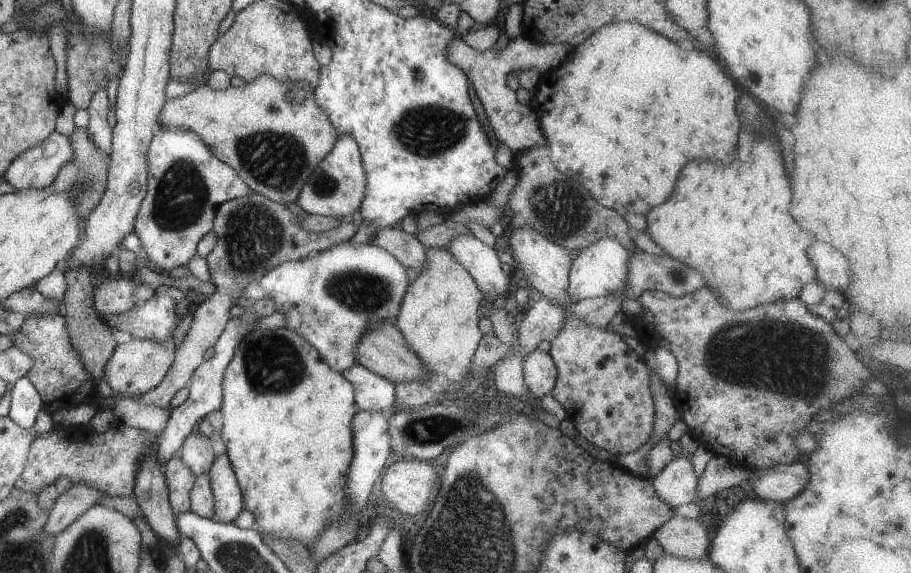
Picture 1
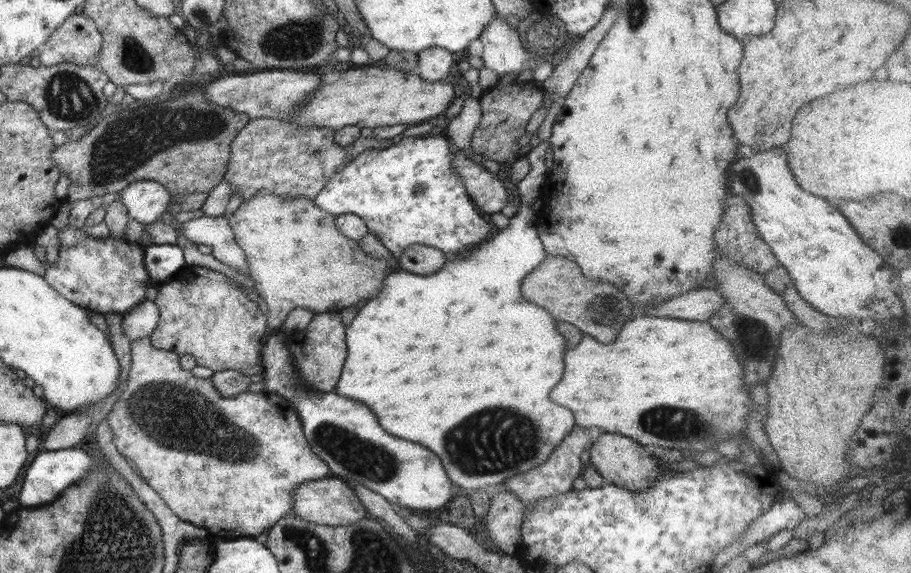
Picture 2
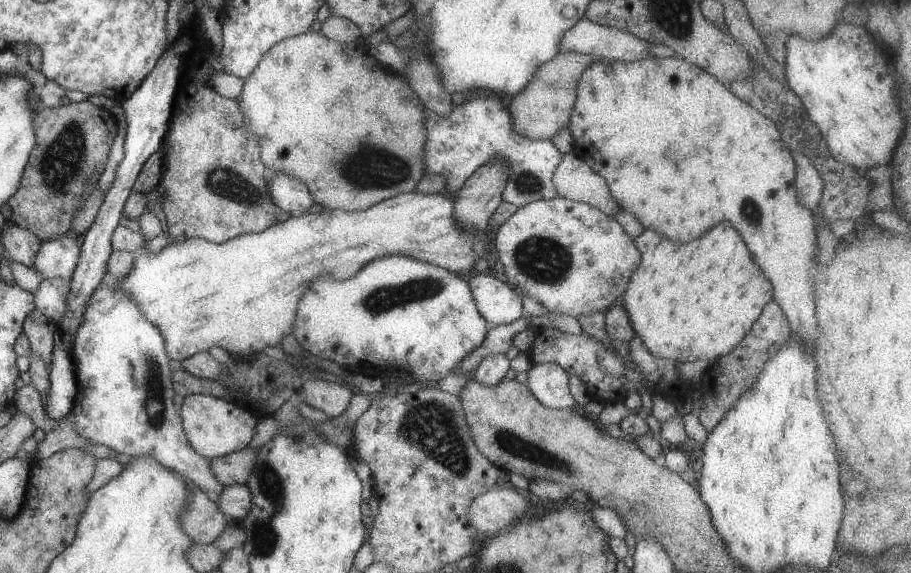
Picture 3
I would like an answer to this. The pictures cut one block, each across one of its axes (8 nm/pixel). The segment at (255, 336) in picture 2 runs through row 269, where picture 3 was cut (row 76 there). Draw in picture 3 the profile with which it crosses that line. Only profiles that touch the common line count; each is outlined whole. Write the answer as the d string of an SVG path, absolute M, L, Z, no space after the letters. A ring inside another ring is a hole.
M199 32L198 35L193 35L190 39L192 40L192 51L189 55L185 70L179 72L176 95L173 96L173 110L171 111L169 119L169 130L166 132L165 141L161 146L163 152L162 174L158 193L161 195L161 205L165 215L165 226L167 226L167 232L169 232L170 238L174 242L187 240L189 238L201 238L219 244L245 232L261 232L261 230L265 230L269 224L275 222L275 215L279 208L276 207L273 204L273 200L269 198L269 192L267 192L267 177L270 173L259 158L259 139L255 134L251 134L251 132L245 130L247 120L243 115L240 105L237 104L236 99L225 98L224 96L217 94L211 86L205 84L207 78L215 72L215 70L210 67L210 63L211 60L214 60L215 58L217 60L217 52L211 50L211 47L209 47L209 44L206 42L201 32Z

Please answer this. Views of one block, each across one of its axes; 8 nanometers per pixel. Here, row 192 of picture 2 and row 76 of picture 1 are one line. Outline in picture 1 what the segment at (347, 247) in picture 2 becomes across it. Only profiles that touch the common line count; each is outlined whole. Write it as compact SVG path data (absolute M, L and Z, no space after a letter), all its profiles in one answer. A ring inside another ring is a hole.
M266 74L256 76L255 79L246 82L244 86L232 87L229 85L223 90L215 90L203 84L195 87L191 92L188 92L182 97L167 99L163 108L159 111L158 125L169 125L173 128L179 127L180 129L187 129L194 132L202 140L203 144L211 148L210 151L221 162L228 164L235 171L238 178L250 188L251 192L262 194L270 201L283 204L294 202L301 187L306 183L307 178L309 178L313 169L321 162L321 159L331 150L334 140L336 139L335 129L329 122L326 112L316 103L316 100L314 99L314 90L309 83L303 81L297 81L296 83L289 81L283 82L267 76Z

